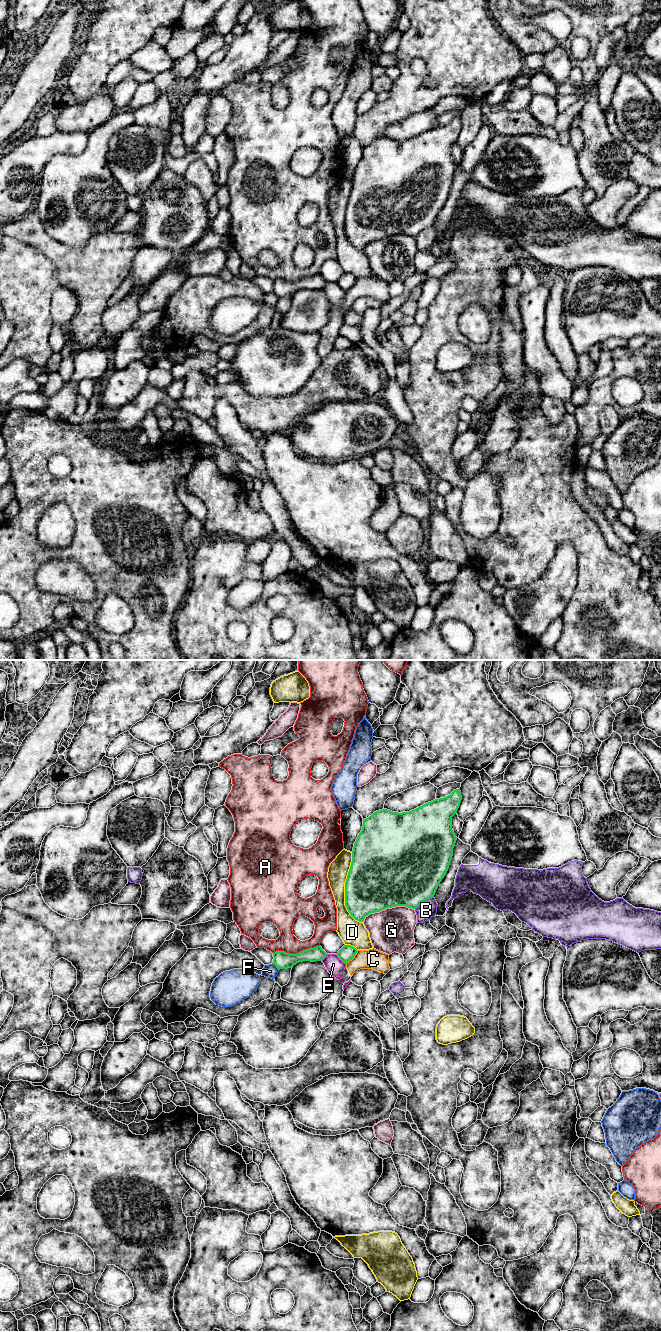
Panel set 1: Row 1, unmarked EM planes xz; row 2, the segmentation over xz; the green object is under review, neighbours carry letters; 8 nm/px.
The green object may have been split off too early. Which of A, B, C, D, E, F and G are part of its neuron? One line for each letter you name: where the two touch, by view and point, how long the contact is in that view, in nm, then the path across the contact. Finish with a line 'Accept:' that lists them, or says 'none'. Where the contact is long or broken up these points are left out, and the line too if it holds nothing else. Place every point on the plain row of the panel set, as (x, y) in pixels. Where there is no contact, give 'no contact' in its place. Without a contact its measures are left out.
Accept: none

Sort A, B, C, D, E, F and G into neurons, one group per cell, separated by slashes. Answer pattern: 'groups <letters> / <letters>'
groups A / B / C / D / E / F / G

